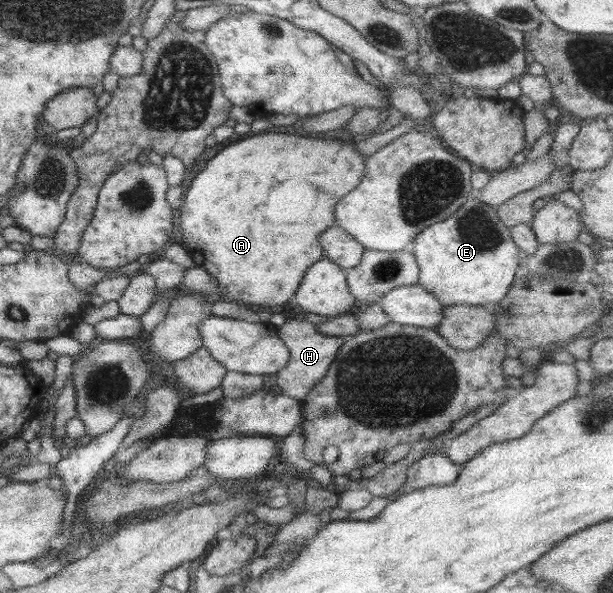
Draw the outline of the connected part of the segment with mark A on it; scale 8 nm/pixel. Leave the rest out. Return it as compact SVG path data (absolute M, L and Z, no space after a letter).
M268 133L256 134L256 137L248 137L242 139L238 143L230 144L214 157L208 160L206 169L198 173L198 177L190 183L188 189L188 197L184 196L180 206L180 228L181 239L183 241L184 249L190 254L196 267L202 267L210 276L216 279L218 283L218 294L216 298L240 302L242 304L255 304L261 306L281 306L288 302L288 300L296 294L300 282L308 268L316 261L324 258L323 249L321 248L318 235L336 225L334 223L334 207L336 201L340 197L344 197L344 193L350 193L356 189L356 185L360 183L360 177L364 173L365 158L358 150L355 144L350 141L336 139L316 139L316 137L298 137L296 133Z

